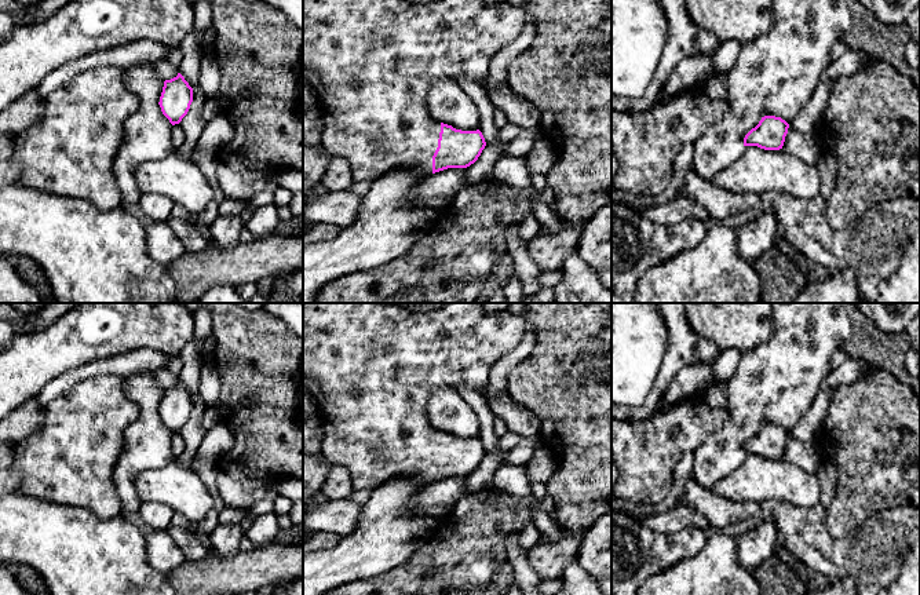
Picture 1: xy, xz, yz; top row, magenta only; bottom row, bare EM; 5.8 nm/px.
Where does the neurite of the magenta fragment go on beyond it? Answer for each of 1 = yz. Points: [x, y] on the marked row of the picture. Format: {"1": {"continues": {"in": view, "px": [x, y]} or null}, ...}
{"1": {"continues": null}}

